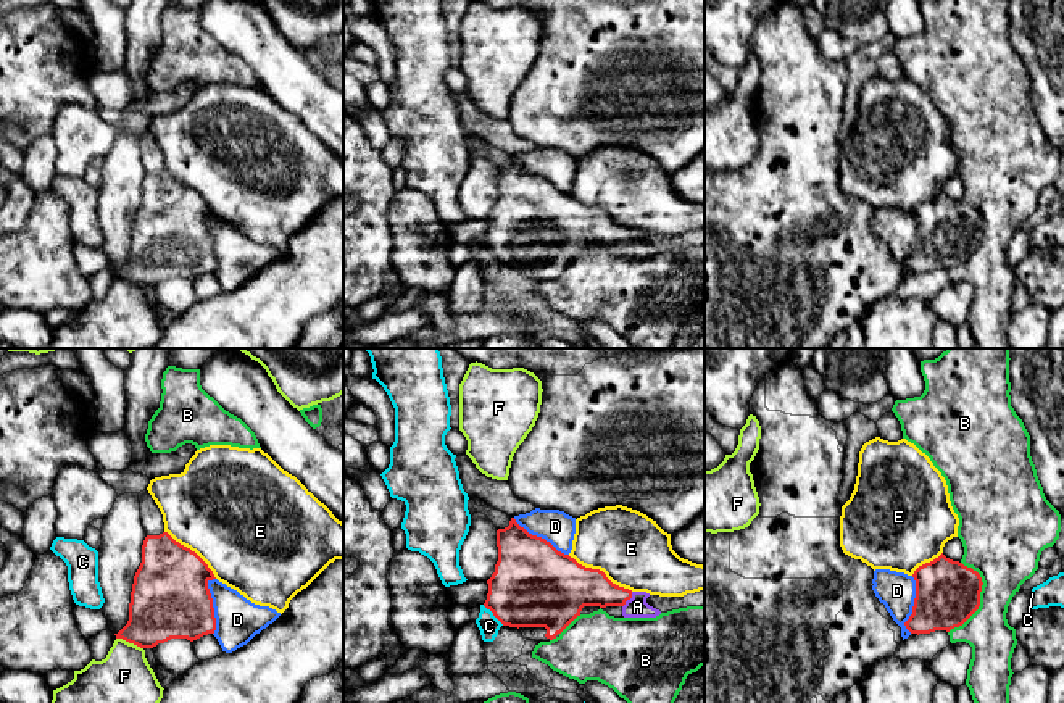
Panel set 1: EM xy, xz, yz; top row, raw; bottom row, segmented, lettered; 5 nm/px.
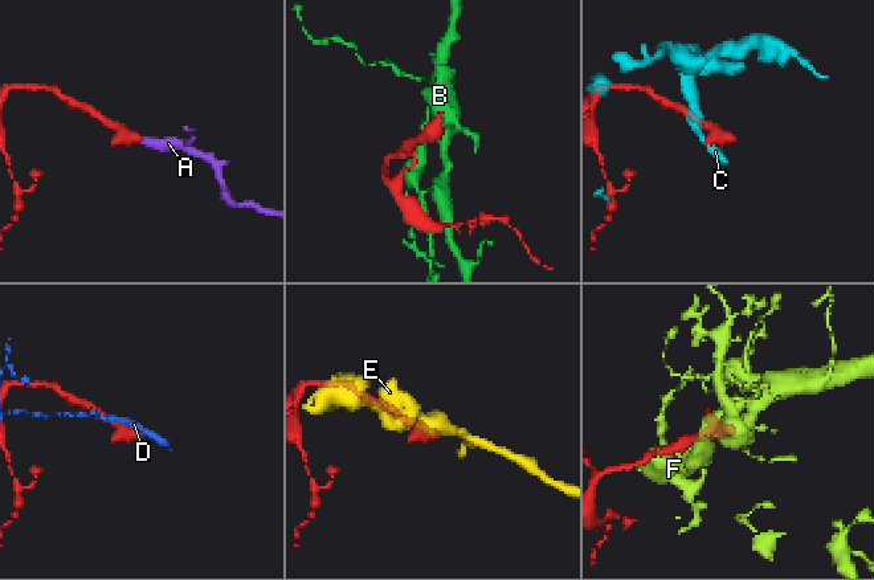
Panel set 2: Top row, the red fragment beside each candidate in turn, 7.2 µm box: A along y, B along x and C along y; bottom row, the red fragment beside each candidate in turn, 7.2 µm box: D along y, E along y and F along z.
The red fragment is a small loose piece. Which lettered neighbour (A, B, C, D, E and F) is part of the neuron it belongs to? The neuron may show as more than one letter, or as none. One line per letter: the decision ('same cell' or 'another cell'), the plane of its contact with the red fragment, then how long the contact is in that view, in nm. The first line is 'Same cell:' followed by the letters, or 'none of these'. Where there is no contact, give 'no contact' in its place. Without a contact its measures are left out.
Same cell: A
A: same cell | xz | 90 nm
B: another cell | yz | 360 nm
C: another cell | xz | 150 nm
D: another cell | xy | 280 nm
E: another cell | xz | 380 nm
F: another cell | xy | 150 nm

